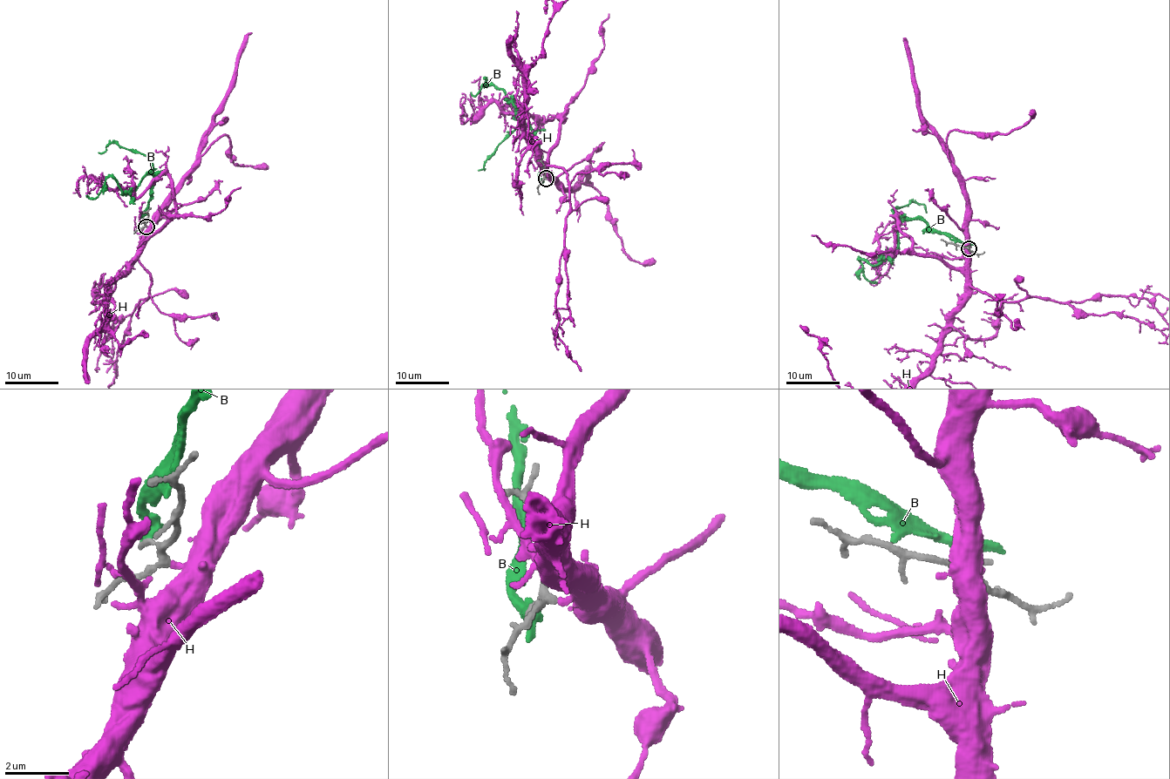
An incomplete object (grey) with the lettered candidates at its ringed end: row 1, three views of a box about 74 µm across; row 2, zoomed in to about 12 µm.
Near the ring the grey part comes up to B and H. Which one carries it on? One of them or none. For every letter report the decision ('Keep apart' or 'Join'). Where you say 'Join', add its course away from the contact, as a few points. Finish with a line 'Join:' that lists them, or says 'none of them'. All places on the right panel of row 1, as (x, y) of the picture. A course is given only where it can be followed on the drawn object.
B: Keep apart
H: Join
Join: H

